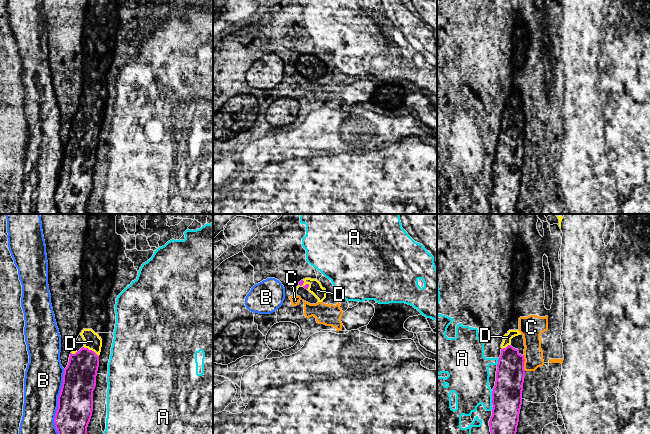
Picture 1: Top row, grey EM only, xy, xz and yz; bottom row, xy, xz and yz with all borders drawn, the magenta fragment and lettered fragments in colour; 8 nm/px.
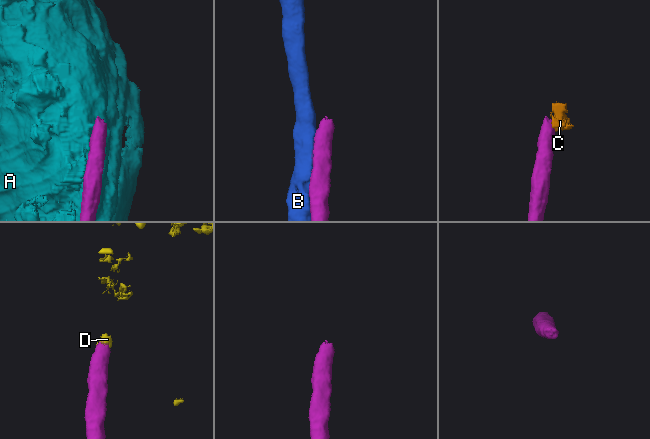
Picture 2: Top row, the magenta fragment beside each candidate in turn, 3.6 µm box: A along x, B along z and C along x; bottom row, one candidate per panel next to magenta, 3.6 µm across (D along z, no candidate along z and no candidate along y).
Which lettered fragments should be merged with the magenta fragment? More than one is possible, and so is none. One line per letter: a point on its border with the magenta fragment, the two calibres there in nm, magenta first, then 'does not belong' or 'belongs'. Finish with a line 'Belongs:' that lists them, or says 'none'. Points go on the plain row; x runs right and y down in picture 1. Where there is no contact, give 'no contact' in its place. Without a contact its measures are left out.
A: yz (492, 174) | 240/320 nm | does not belong
B: xy (58, 179) | 280/300 nm | does not belong
C: yz (523, 139) | 240/160 nm | does not belong
D: xy (91, 126) | 260/140 nm | does not belong
Belongs: none

